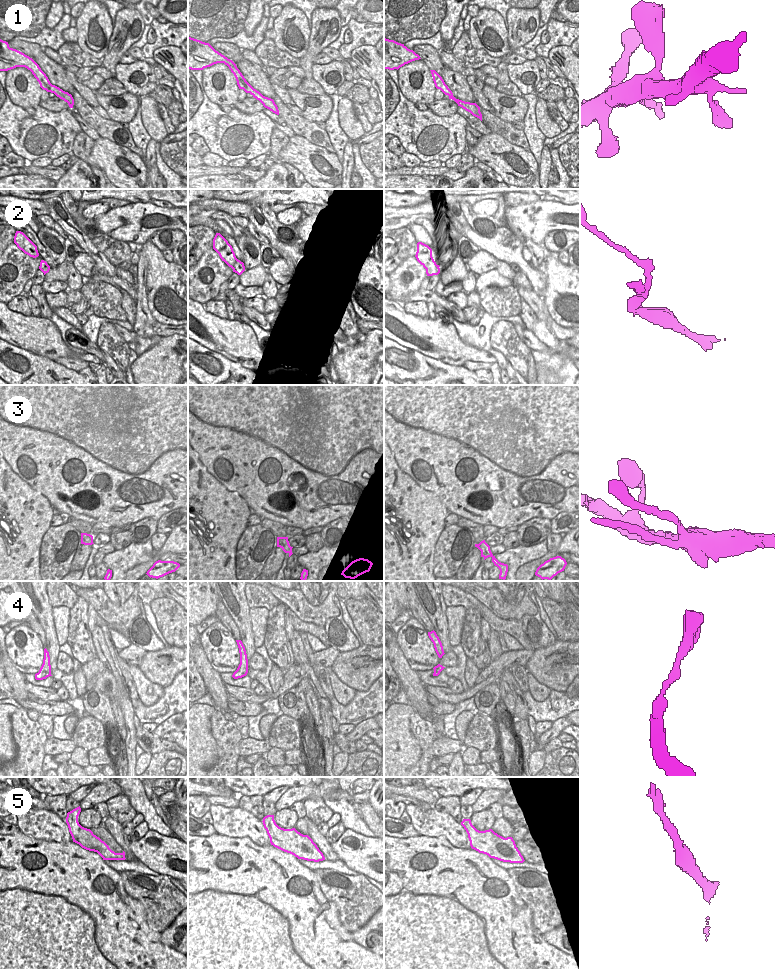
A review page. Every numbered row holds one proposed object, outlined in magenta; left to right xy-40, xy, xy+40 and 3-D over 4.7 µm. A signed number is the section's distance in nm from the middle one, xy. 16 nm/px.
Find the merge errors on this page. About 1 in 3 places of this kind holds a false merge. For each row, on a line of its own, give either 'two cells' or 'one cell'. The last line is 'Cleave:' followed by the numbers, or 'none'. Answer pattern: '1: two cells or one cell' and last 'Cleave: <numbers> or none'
1: one cell
2: two cells
3: one cell
4: one cell
5: one cell
Cleave: 2

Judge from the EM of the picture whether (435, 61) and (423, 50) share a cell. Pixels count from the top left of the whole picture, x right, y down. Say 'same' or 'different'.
same

